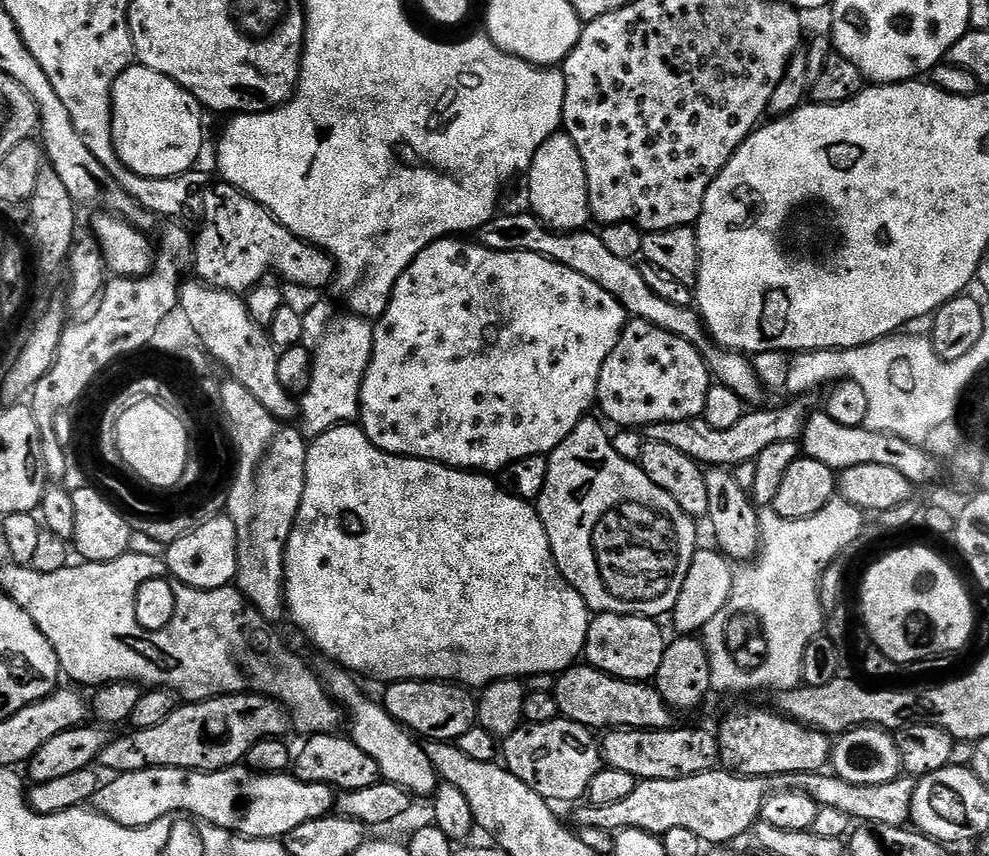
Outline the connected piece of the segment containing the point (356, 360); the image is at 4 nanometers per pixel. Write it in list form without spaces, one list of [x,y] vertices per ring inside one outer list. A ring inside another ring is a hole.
[[[316,304],[303,317],[302,347],[312,359],[312,377],[310,386],[298,400],[298,427],[305,437],[315,438],[359,417],[360,387],[372,357],[374,328],[364,321],[367,319],[363,315],[332,304]]]

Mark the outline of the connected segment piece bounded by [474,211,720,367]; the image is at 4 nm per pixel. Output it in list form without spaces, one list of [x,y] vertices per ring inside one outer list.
[[[516,212],[513,216],[493,216],[490,222],[476,229],[475,239],[482,247],[495,252],[533,252],[574,270],[574,274],[582,274],[582,278],[590,278],[590,282],[598,282],[598,286],[602,286],[606,294],[618,298],[624,311],[631,317],[648,321],[659,329],[686,338],[696,348],[701,349],[707,366],[712,364],[712,352],[716,352],[720,346],[710,343],[703,321],[695,309],[673,305],[660,298],[647,286],[639,267],[633,261],[617,258],[610,250],[606,250],[606,246],[602,246],[602,238],[595,231],[553,232],[551,228],[545,228],[535,216],[524,212]]]

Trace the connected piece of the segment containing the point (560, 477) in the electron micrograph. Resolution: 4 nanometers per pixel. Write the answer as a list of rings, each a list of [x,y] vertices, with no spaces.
[[[592,419],[580,420],[570,430],[568,437],[547,455],[546,486],[542,486],[542,494],[540,499],[535,501],[534,507],[540,513],[540,521],[546,530],[546,538],[550,542],[552,557],[562,578],[566,578],[566,582],[570,582],[570,586],[574,586],[574,590],[578,590],[578,594],[582,594],[586,606],[593,613],[609,612],[619,616],[647,616],[649,618],[667,617],[678,600],[679,591],[682,590],[682,584],[686,581],[687,572],[690,570],[691,560],[697,551],[697,521],[686,515],[682,506],[678,506],[678,502],[674,502],[674,498],[670,498],[670,494],[666,494],[666,490],[654,486],[654,482],[650,482],[650,478],[641,470],[637,461],[622,458],[622,454],[618,454],[618,450],[614,450],[612,436],[604,433],[603,426],[605,427],[605,425],[599,419],[597,419],[598,421]]]

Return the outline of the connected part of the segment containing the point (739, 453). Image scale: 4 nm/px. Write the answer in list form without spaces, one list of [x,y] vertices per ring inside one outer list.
[[[788,404],[785,408],[760,408],[757,412],[745,411],[737,424],[727,430],[714,430],[702,418],[683,420],[682,422],[666,422],[665,424],[649,424],[646,429],[647,439],[651,442],[662,442],[666,446],[674,446],[674,450],[682,450],[701,466],[711,466],[732,470],[736,465],[755,461],[766,446],[774,446],[774,442],[796,440],[804,431],[806,411],[800,404]]]

